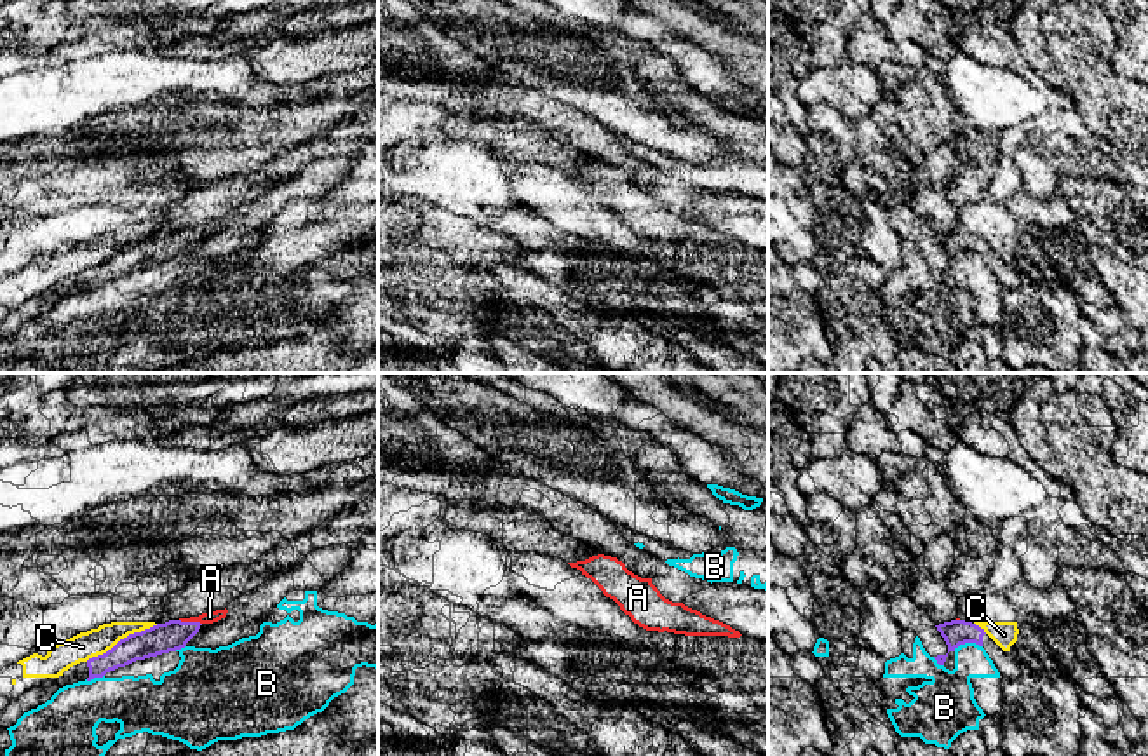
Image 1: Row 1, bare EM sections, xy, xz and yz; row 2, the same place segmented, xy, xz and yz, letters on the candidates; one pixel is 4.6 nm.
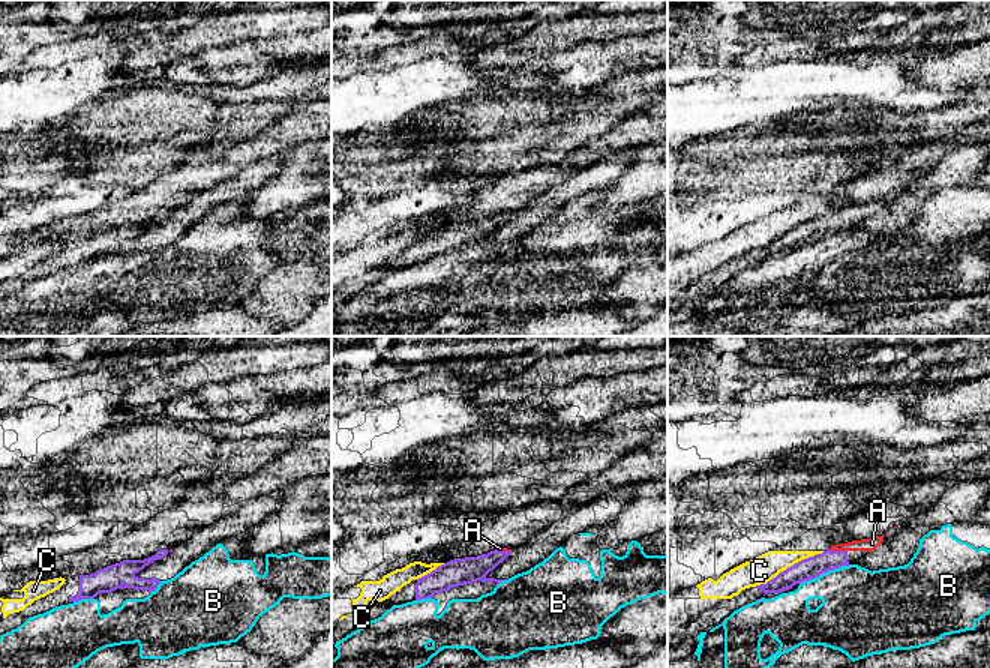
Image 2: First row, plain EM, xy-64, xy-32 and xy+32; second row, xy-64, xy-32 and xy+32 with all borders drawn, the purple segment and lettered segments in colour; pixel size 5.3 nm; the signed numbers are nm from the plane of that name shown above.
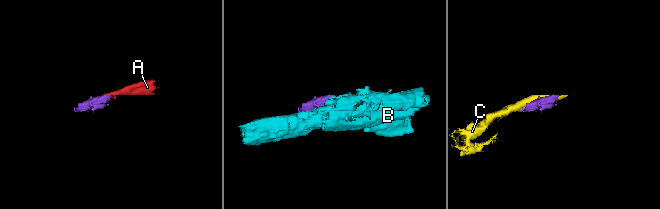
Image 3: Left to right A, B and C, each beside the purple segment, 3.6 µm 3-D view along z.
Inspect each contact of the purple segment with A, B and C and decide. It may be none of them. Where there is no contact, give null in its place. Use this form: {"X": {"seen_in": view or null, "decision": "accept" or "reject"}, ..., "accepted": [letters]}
{"A": {"seen_in": "xy", "decision": "accept"}, "B": {"seen_in": "yz", "decision": "reject"}, "C": {"seen_in": "xy", "decision": "reject"}, "accepted": ["A"]}

